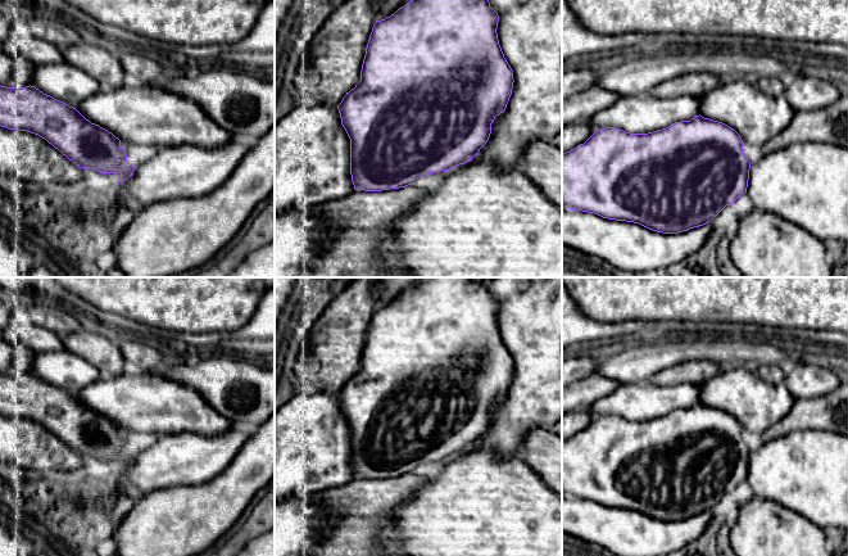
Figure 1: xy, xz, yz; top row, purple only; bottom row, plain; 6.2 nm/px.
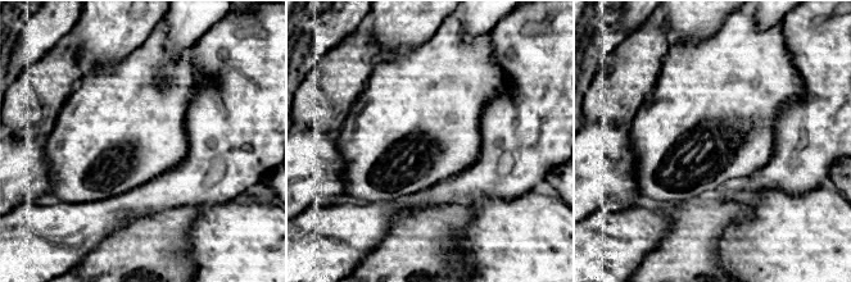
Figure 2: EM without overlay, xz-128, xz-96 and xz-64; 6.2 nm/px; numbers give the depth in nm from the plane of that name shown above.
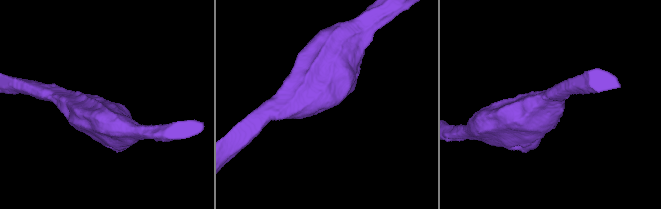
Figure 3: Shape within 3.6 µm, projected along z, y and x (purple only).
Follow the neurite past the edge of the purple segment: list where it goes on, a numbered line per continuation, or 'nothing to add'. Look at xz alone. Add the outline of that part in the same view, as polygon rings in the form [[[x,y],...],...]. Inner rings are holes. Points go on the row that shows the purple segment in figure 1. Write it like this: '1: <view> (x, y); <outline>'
nothing to add

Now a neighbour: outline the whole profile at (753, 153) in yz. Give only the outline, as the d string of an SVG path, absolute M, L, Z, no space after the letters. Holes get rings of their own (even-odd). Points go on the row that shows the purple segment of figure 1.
M727 81L702 98L699 114L734 128L753 164L763 157L761 148L792 122L794 110L784 95L772 98L756 83Z

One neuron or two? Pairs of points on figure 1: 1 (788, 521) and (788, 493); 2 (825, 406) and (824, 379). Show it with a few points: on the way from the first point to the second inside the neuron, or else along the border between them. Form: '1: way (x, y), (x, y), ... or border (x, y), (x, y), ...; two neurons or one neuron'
1: border (760, 497), (774, 500), (814, 524); two neurons
2: border (834, 389), (826, 394), (796, 399); two neurons

